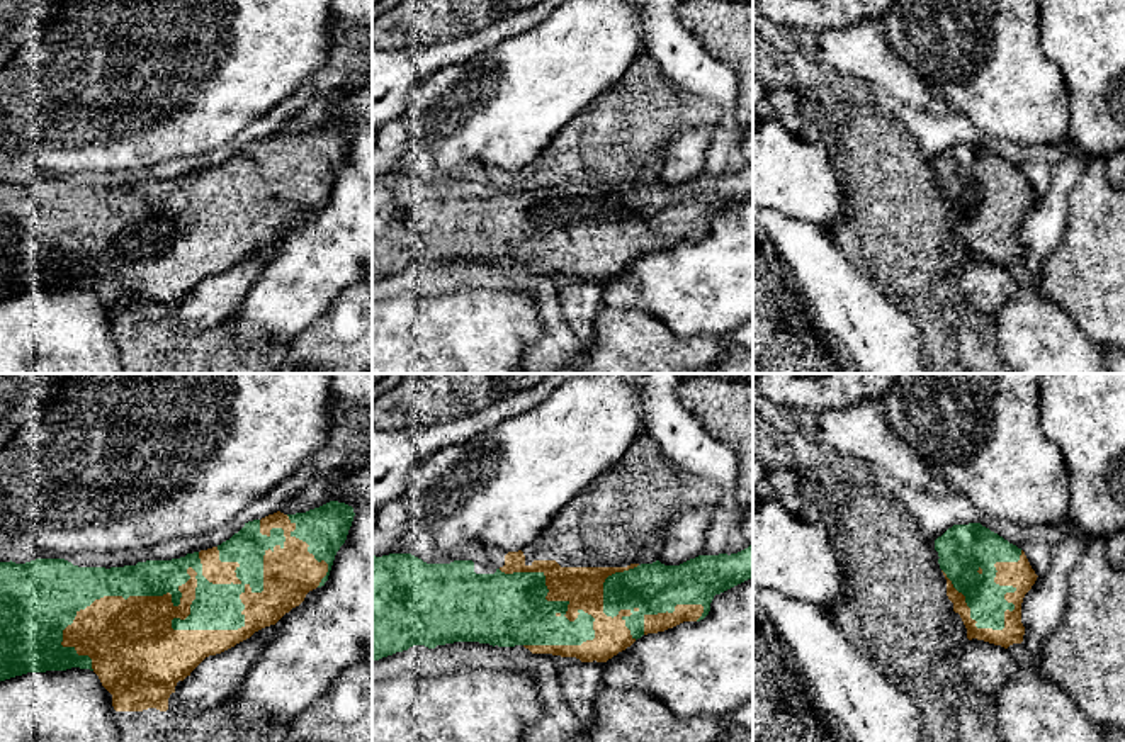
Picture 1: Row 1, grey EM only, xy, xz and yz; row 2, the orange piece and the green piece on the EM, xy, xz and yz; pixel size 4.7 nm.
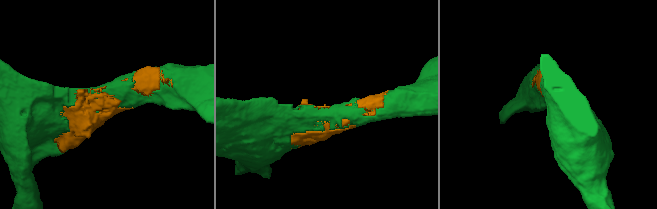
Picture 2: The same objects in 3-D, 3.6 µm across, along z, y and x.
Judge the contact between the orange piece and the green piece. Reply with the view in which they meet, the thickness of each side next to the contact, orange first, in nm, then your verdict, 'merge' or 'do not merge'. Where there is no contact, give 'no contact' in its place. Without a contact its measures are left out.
meets orange in xy; 300 nm thick on the orange side, 220 nm on the other; merge

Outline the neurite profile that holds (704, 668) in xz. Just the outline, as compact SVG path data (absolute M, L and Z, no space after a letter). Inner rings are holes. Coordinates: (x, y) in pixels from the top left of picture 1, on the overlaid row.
M753 577L715 594L709 615L637 638L605 662L603 686L642 689L676 717L721 717L753 701Z

